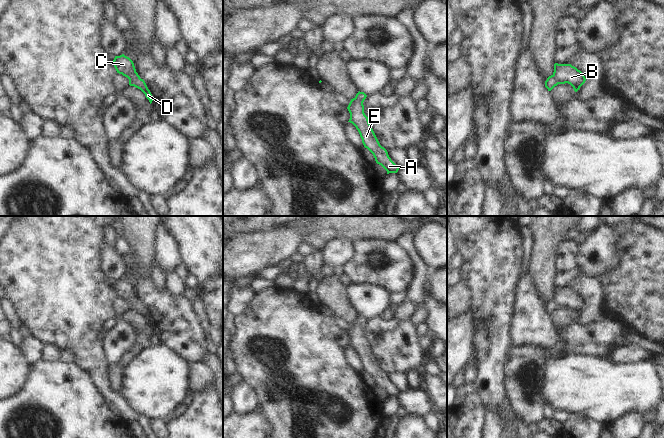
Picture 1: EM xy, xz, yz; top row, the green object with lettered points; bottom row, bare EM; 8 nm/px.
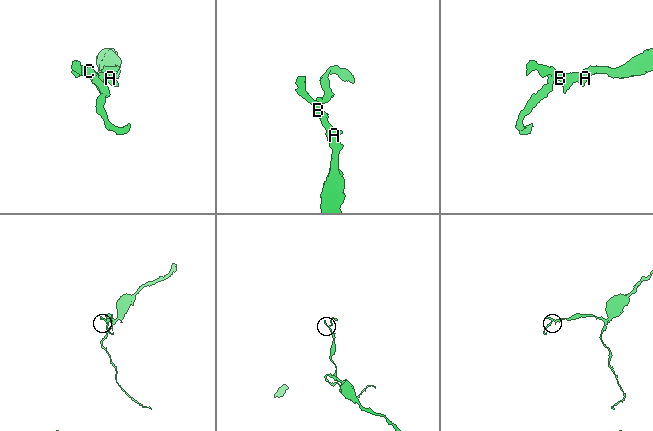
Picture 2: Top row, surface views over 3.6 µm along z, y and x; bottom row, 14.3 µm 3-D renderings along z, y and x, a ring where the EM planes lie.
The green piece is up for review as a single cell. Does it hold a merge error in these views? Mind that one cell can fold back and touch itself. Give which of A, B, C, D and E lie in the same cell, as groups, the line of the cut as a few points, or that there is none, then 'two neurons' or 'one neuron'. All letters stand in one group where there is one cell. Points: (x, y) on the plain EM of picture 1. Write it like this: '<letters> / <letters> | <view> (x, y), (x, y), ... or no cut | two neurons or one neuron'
A B C E / D | xy (137, 297), (129, 304) | two neurons

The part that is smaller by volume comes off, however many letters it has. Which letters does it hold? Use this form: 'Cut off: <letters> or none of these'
Cut off: D

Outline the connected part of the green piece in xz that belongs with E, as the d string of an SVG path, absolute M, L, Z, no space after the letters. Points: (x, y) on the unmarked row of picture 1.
M351 323L348 331L350 343L348 346L352 347L358 354L362 367L374 380L377 388L381 389L389 397L397 397L399 391L391 384L387 374L382 371L369 347L368 341L364 337L363 326Z

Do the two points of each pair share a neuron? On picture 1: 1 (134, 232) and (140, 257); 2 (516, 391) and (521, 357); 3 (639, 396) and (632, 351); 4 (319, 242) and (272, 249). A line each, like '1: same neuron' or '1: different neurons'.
1: same neuron
2: same neuron
3: different neurons
4: different neurons

